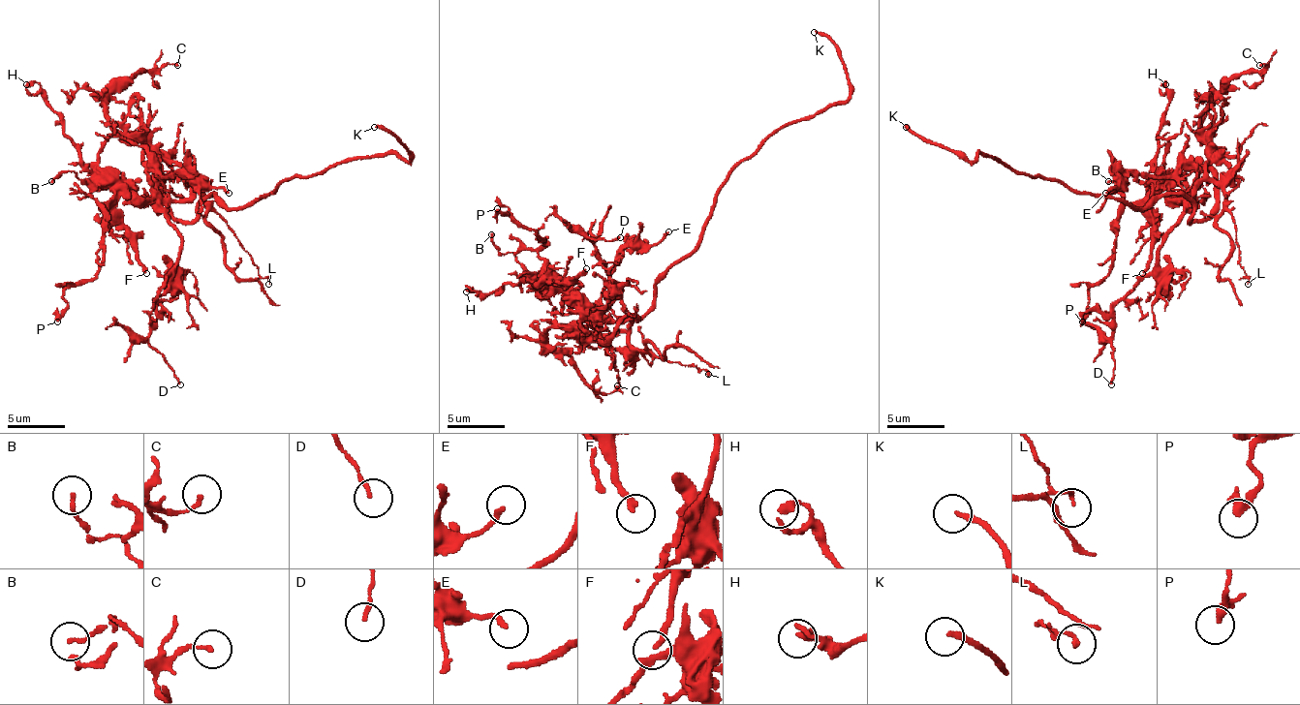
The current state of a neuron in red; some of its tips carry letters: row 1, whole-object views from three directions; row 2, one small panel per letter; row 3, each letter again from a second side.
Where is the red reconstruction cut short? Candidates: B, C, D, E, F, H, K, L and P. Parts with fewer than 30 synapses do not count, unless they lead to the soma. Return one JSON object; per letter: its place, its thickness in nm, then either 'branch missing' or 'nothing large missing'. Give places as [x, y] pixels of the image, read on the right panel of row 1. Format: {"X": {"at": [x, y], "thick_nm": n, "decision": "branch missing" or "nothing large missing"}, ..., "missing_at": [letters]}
{"B": {"at": [1108, 181], "thick_nm": 150, "decision": "nothing large missing"}, "C": {"at": [1259, 65], "thick_nm": 140, "decision": "nothing large missing"}, "D": {"at": [1111, 384], "thick_nm": 140, "decision": "nothing large missing"}, "E": {"at": [1105, 193], "thick_nm": 190, "decision": "nothing large missing"}, "F": {"at": [1142, 273], "thick_nm": 240, "decision": "nothing large missing"}, "H": {"at": [1165, 84], "thick_nm": 320, "decision": "nothing large missing"}, "K": {"at": [906, 127], "thick_nm": 220, "decision": "branch missing"}, "L": {"at": [1248, 284], "thick_nm": 160, "decision": "nothing large missing"}, "P": {"at": [1082, 321], "thick_nm": 220, "decision": "nothing large missing"}, "missing_at": ["K"]}

